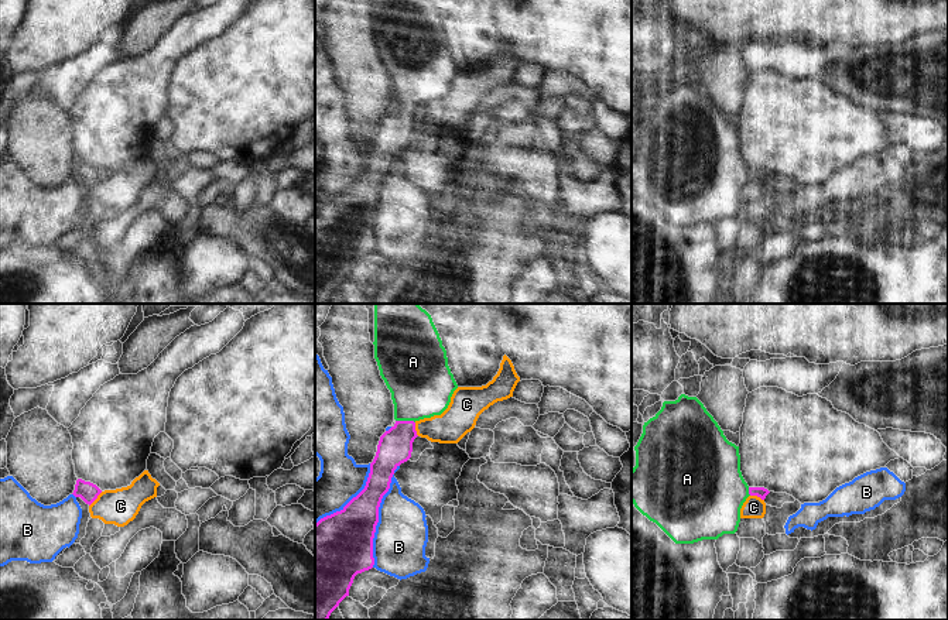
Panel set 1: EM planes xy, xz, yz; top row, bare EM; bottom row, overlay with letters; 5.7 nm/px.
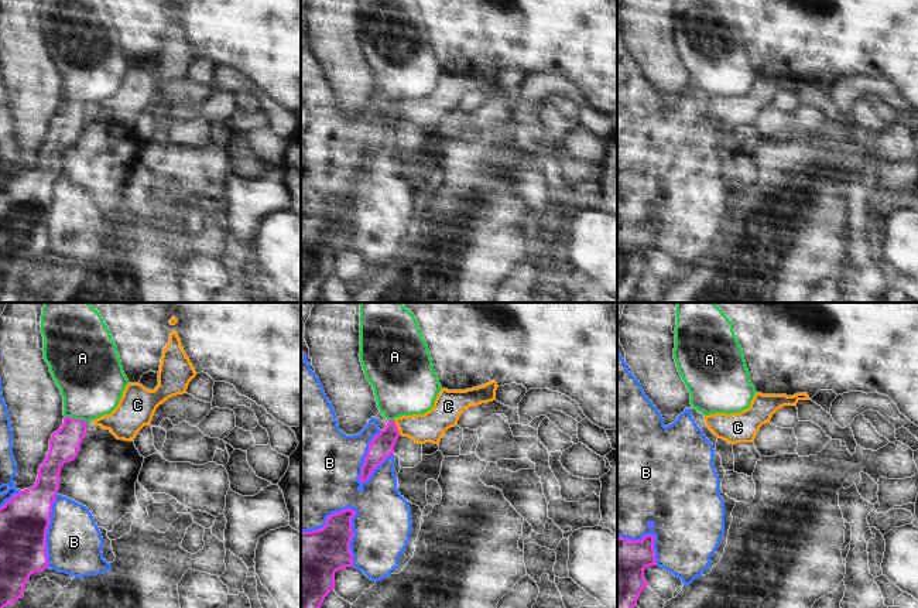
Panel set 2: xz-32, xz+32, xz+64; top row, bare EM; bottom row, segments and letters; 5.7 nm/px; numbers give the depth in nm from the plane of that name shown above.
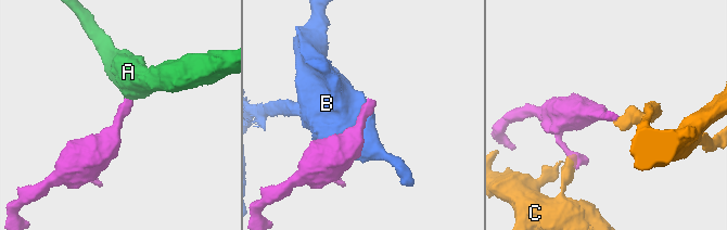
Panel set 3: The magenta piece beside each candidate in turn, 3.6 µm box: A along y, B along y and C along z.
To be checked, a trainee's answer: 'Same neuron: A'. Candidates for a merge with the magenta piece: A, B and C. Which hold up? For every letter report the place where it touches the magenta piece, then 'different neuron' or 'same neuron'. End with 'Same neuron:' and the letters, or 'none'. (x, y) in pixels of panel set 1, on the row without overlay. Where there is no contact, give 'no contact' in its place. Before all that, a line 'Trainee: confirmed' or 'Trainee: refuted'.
Trainee: confirmed
A: meets magenta in xz at (406, 105); same neuron
B: meets magenta in xz at (377, 199); different neuron
C: meets magenta in xy at (96, 181); different neuron
Same neuron: A

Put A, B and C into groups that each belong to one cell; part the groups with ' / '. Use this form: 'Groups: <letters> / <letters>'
Groups: A / B / C

